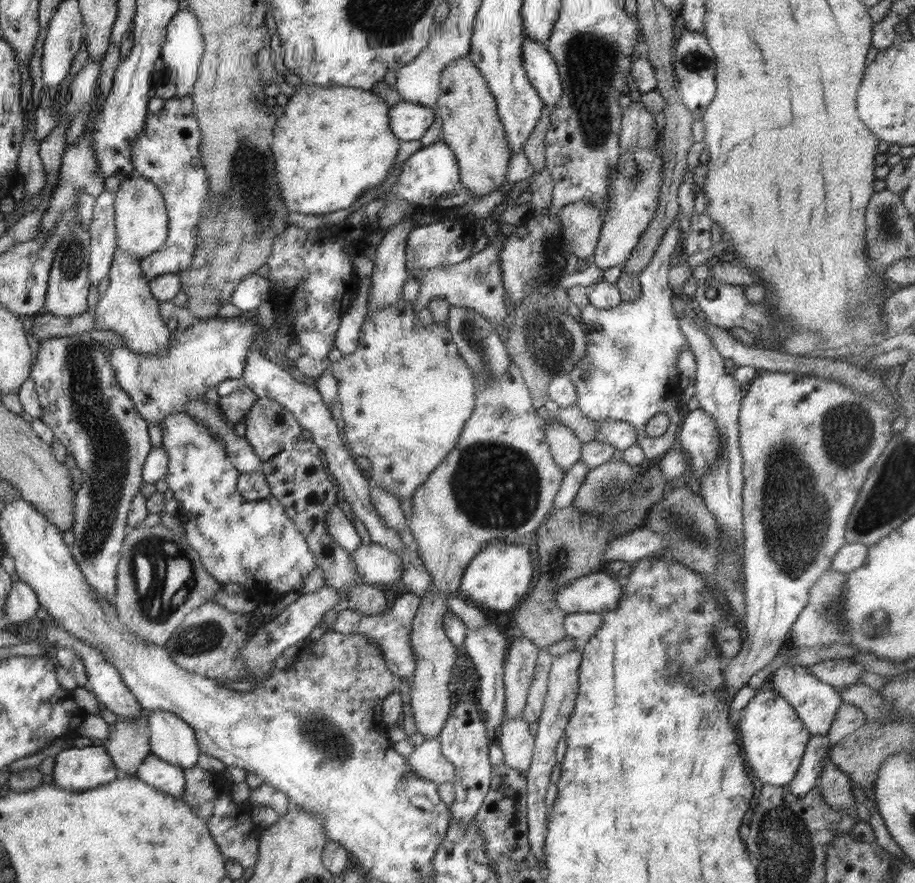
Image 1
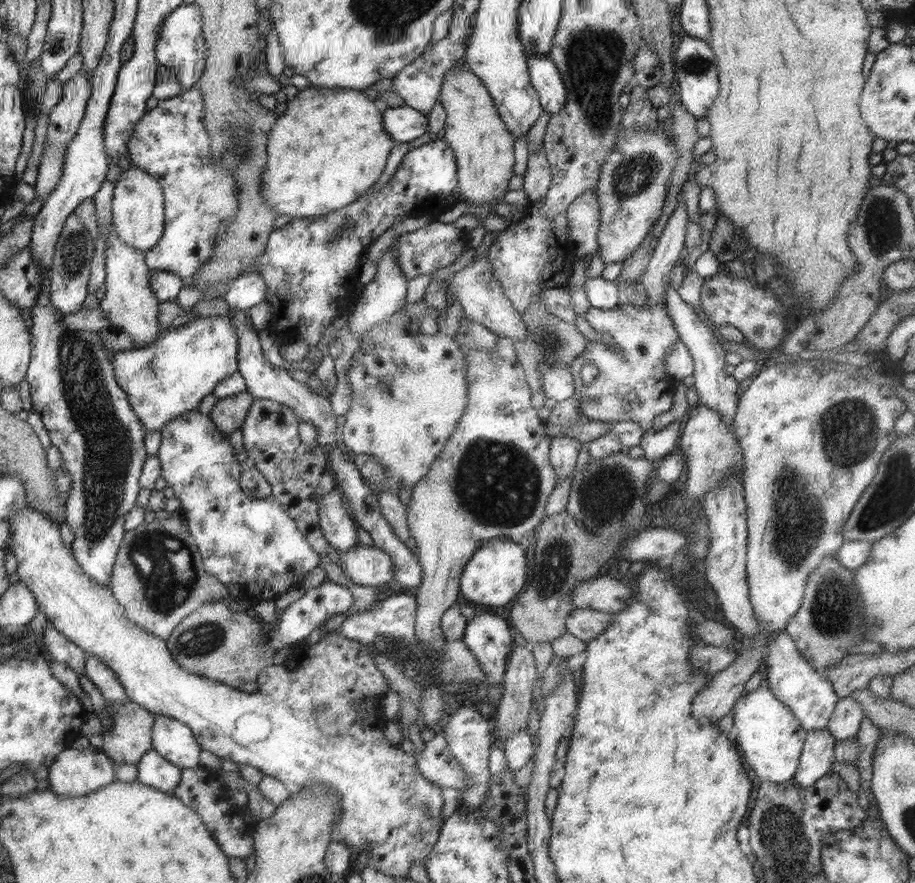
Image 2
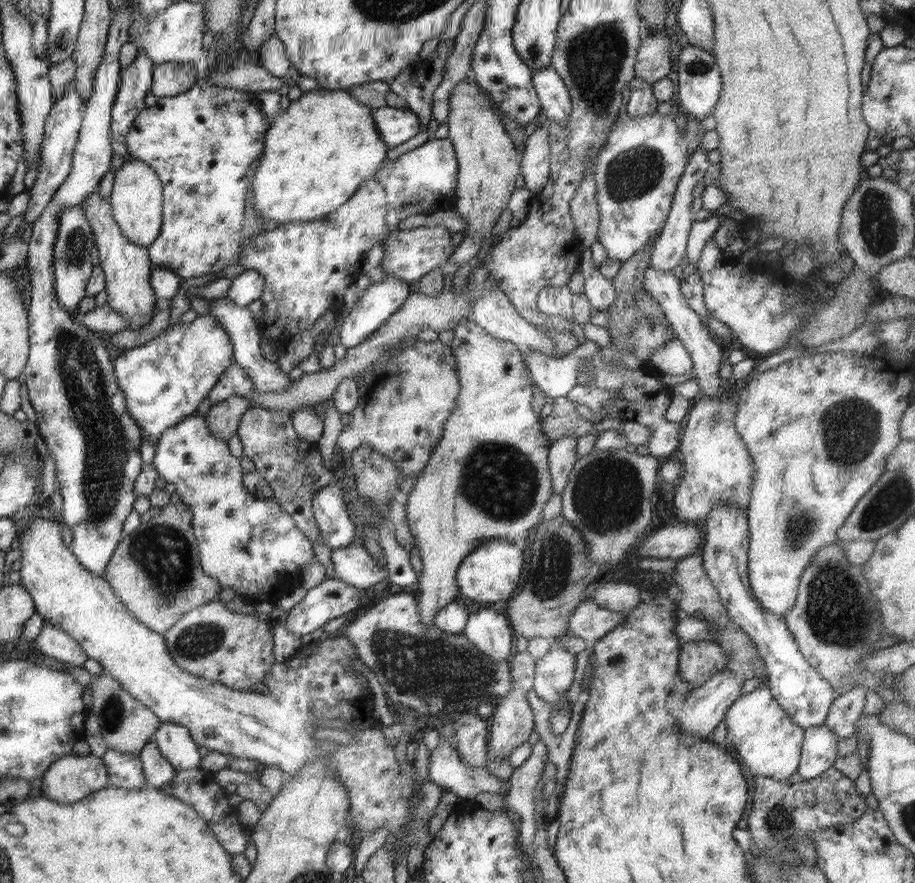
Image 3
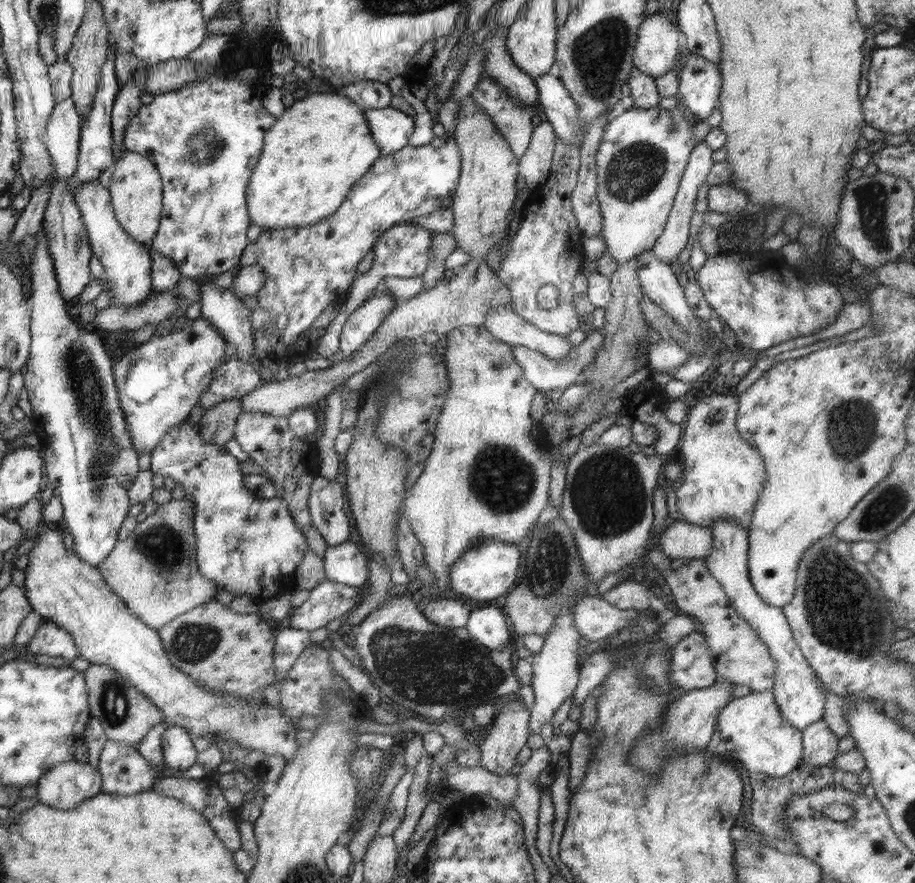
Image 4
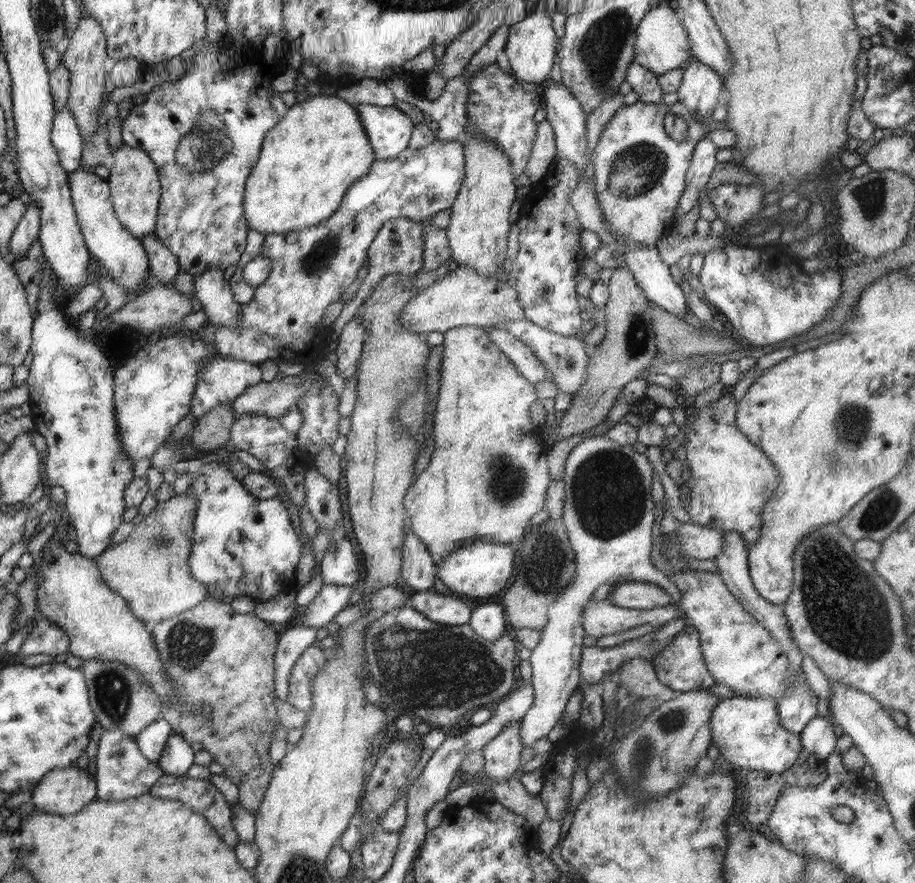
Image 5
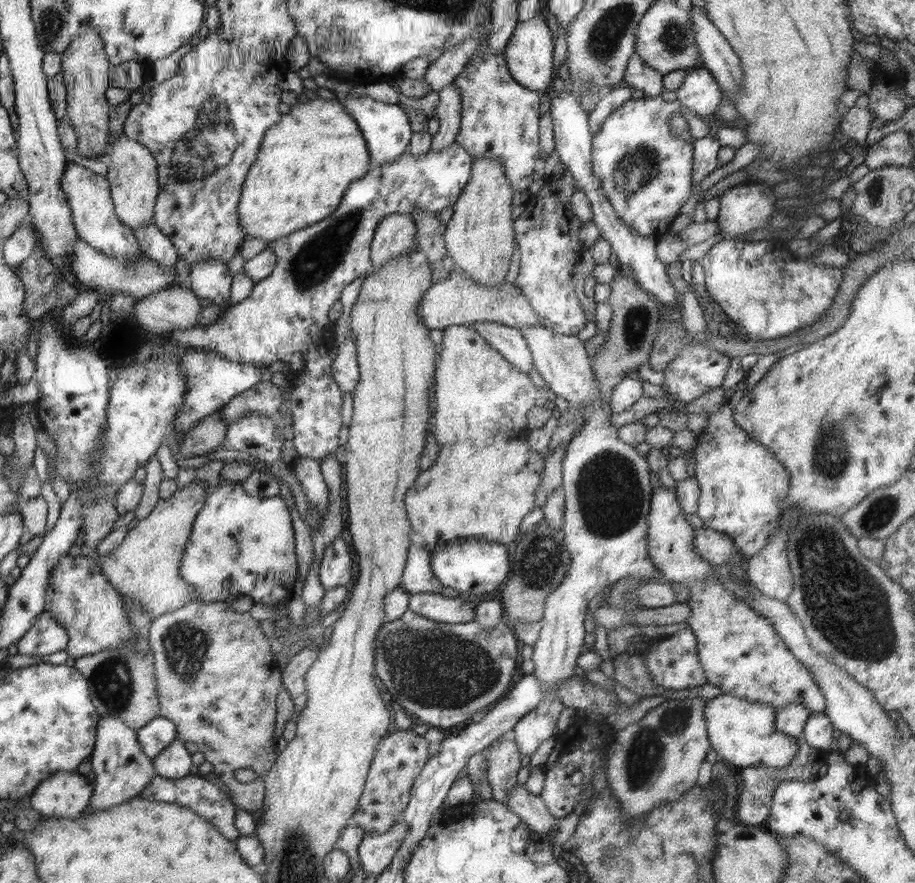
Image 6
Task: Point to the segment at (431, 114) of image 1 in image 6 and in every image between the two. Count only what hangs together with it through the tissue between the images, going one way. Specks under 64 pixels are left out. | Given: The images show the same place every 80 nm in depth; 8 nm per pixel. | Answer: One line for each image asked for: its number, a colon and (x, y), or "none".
2: (403, 124)
3: (395, 126)
4: (391, 128)
5: (389, 129)
6: (386, 127)

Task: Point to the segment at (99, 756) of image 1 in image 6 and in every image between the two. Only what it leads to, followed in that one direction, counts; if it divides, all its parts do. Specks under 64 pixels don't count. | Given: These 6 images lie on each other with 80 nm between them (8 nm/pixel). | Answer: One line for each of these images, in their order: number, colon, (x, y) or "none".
2: (74, 773)
3: (71, 778)
4: (66, 785)
5: (65, 791)
6: (67, 795)

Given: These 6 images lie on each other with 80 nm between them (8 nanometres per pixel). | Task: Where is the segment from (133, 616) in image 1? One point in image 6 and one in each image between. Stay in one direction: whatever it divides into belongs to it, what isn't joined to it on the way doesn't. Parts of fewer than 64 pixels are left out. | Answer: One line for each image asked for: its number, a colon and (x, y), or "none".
2: (159, 578)
3: (156, 572)
4: (155, 570)
5: (151, 569)
6: (146, 566)

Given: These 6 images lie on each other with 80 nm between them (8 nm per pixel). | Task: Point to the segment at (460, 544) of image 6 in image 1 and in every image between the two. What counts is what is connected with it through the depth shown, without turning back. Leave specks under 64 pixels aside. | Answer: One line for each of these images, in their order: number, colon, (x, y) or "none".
1: (499, 576)
2: (496, 574)
3: (490, 573)
4: (484, 572)
5: (480, 568)

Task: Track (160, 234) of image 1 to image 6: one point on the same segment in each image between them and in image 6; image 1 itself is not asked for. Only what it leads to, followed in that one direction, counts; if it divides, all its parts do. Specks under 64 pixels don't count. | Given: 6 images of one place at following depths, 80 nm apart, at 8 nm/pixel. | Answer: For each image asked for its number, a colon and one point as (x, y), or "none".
2: (138, 209)
3: (137, 197)
4: (136, 188)
5: (134, 180)
6: (132, 173)

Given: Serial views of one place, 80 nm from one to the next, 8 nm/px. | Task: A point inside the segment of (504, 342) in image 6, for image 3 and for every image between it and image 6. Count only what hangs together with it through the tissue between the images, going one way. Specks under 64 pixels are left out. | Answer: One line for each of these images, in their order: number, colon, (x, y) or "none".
3: (556, 377)
4: (546, 375)
5: (528, 364)

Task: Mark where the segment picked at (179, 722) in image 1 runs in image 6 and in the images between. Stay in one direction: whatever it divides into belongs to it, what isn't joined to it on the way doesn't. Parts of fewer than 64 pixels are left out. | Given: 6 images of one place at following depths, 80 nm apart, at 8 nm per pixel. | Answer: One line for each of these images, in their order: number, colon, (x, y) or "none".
2: (173, 739)
3: (175, 743)
4: (178, 752)
5: (178, 757)
6: (174, 762)

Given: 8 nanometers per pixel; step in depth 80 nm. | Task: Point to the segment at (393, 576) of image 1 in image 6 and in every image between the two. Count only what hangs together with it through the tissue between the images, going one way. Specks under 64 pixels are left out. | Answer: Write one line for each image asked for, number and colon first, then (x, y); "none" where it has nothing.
2: (369, 566)
3: (353, 564)
4: (345, 563)
5: (339, 566)
6: (335, 569)

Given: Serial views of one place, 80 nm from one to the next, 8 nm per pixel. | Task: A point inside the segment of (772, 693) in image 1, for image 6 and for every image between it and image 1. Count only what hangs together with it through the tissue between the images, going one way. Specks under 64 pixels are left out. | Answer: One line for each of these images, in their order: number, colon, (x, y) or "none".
2: (770, 739)
3: (760, 733)
4: (752, 730)
5: (747, 732)
6: (743, 733)

